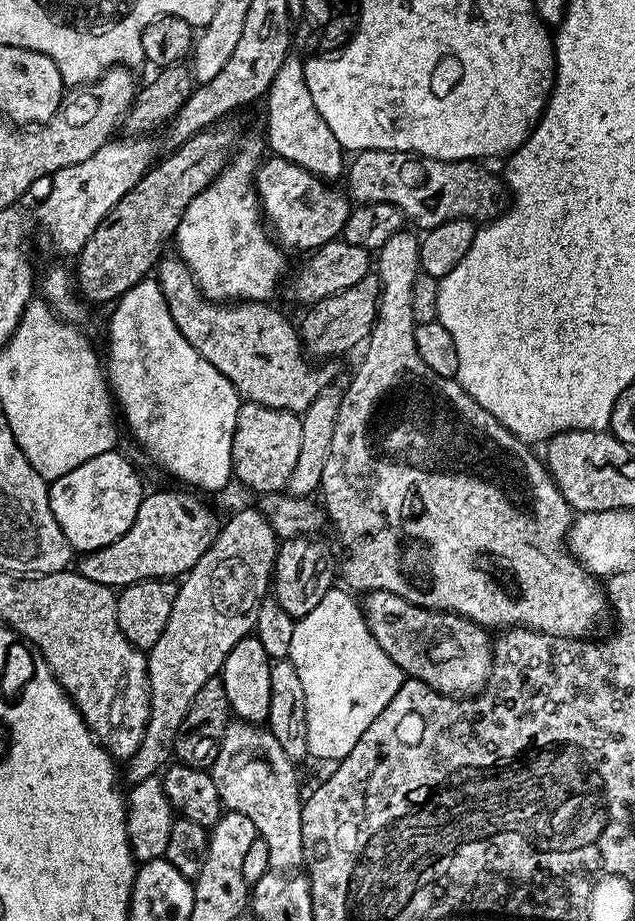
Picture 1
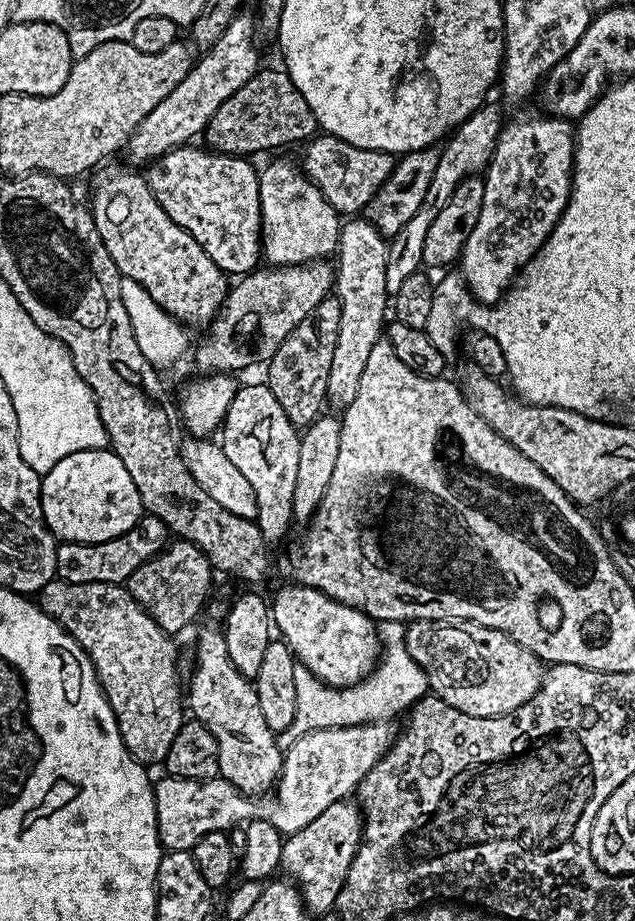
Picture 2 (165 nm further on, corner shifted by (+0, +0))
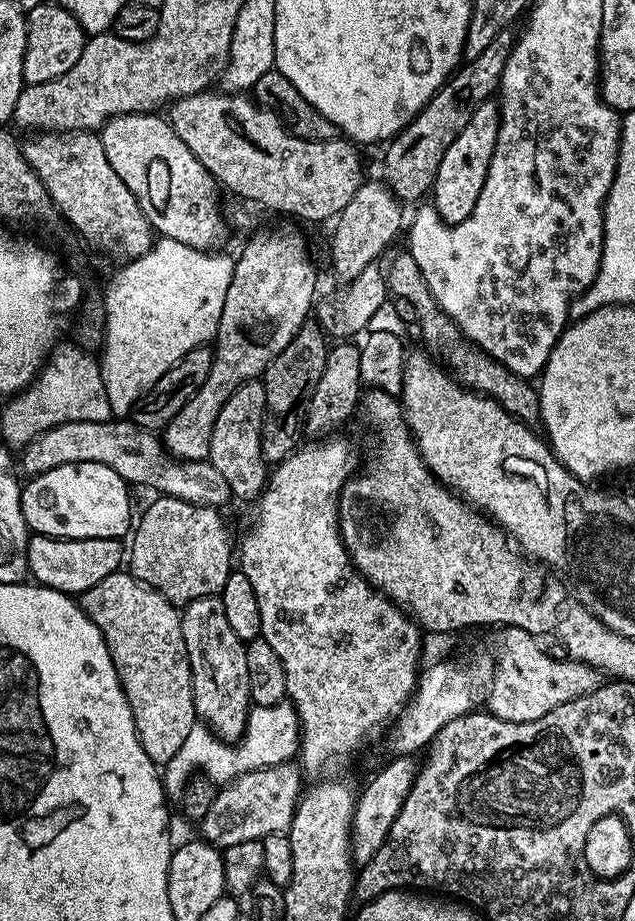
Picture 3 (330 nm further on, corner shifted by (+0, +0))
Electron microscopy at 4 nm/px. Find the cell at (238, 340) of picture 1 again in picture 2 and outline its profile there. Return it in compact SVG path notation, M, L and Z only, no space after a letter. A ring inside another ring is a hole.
M105 167L96 185L92 188L90 211L102 242L114 258L114 266L125 280L133 280L166 310L175 320L185 326L201 324L207 326L216 319L216 313L224 306L224 298L230 287L229 277L162 210L154 198L147 179L136 172L127 172L124 168Z

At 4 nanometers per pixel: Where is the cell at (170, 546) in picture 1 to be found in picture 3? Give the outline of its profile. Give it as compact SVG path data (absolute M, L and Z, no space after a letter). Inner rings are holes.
M36 534L28 542L28 571L31 579L43 587L79 594L102 582L102 578L121 571L126 560L126 548L122 545L120 540L110 538L61 540Z

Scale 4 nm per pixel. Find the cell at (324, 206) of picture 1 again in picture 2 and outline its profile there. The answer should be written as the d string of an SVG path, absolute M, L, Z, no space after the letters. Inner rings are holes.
M196 146L175 148L151 161L149 172L146 172L148 185L162 210L166 210L166 214L170 214L170 218L178 222L178 226L182 226L182 230L186 230L186 234L206 250L206 254L210 254L210 258L214 258L225 274L239 278L253 271L262 260L258 168L252 165L251 159L242 156L225 156L204 146L192 147Z

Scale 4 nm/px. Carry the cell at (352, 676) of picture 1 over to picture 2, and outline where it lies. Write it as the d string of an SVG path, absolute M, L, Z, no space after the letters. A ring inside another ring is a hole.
M381 620L376 625L376 637L382 649L380 659L370 675L351 684L349 688L331 688L322 683L310 670L297 667L294 682L298 686L298 710L294 714L294 722L282 733L278 740L287 746L300 736L319 728L345 728L359 724L374 724L377 720L391 721L392 716L407 713L412 705L418 703L423 696L429 695L430 689L426 674L414 658L406 650L404 637L405 625L399 620Z

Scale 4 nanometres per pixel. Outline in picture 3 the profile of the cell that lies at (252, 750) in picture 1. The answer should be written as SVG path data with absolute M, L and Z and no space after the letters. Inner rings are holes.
M219 595L203 596L183 605L180 621L182 638L186 642L186 654L190 662L196 715L219 740L235 742L244 735L248 725L248 714L253 707L250 698L250 674L246 670L245 641L240 640L238 634L234 634L234 629L230 627L230 622L226 622L226 609L222 607Z

